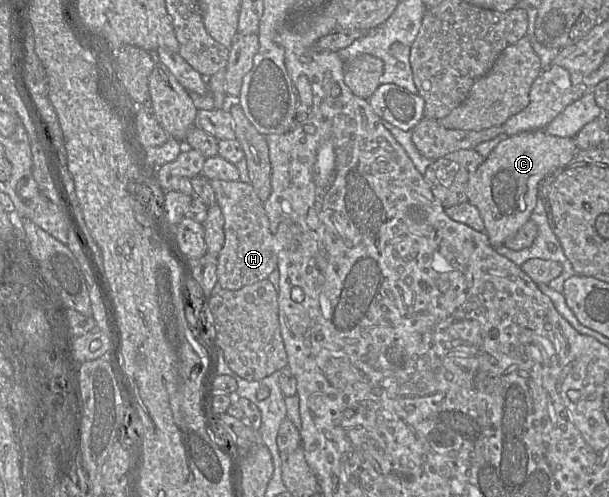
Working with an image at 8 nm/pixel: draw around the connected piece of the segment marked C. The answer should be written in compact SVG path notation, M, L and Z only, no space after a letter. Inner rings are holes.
M537 129L508 136L485 157L469 179L467 201L479 210L484 221L485 233L493 247L504 245L507 239L513 237L530 220L539 198L540 185L557 169L570 163L577 150L575 138L553 136L545 129Z

